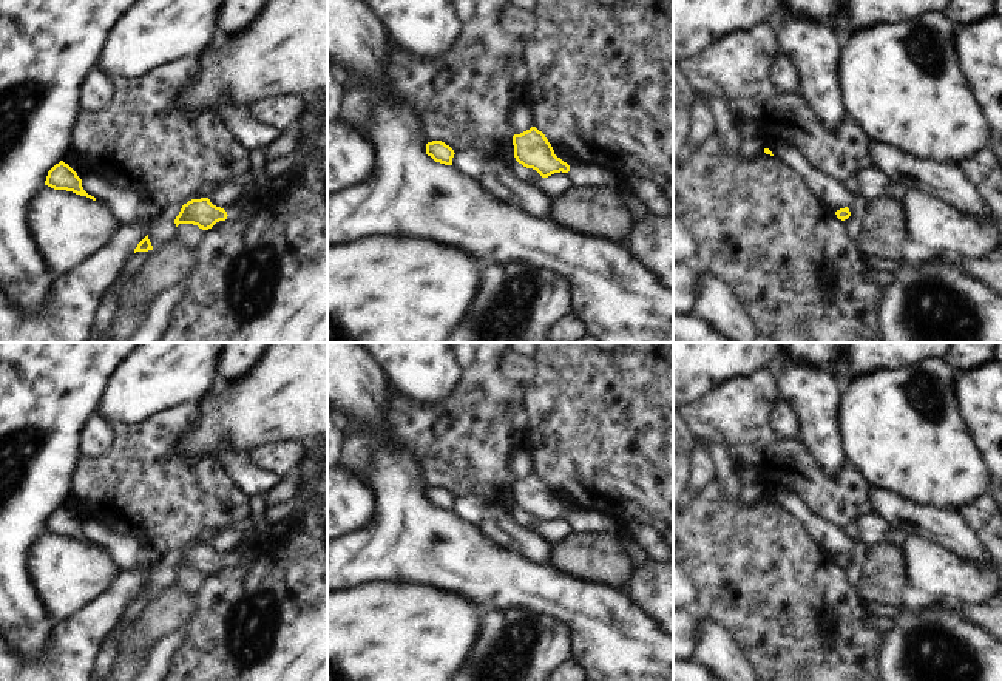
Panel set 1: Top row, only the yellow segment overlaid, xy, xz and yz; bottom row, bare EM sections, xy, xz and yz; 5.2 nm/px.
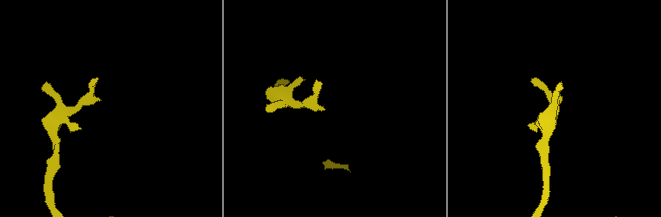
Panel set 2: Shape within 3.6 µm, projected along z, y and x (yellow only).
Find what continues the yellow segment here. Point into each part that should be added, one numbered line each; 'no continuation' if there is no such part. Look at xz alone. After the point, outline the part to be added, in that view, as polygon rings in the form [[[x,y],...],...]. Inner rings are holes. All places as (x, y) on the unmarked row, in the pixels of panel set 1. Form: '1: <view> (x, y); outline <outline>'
1: xz (581, 519); outline [[[574,507],[570,511],[570,517],[565,520],[573,533],[621,534],[621,523],[618,519],[591,508]]]

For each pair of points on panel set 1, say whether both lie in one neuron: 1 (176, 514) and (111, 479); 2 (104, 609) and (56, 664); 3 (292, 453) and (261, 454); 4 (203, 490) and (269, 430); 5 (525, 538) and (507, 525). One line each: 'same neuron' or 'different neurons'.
1: same neuron
2: same neuron
3: same neuron
4: different neurons
5: same neuron

